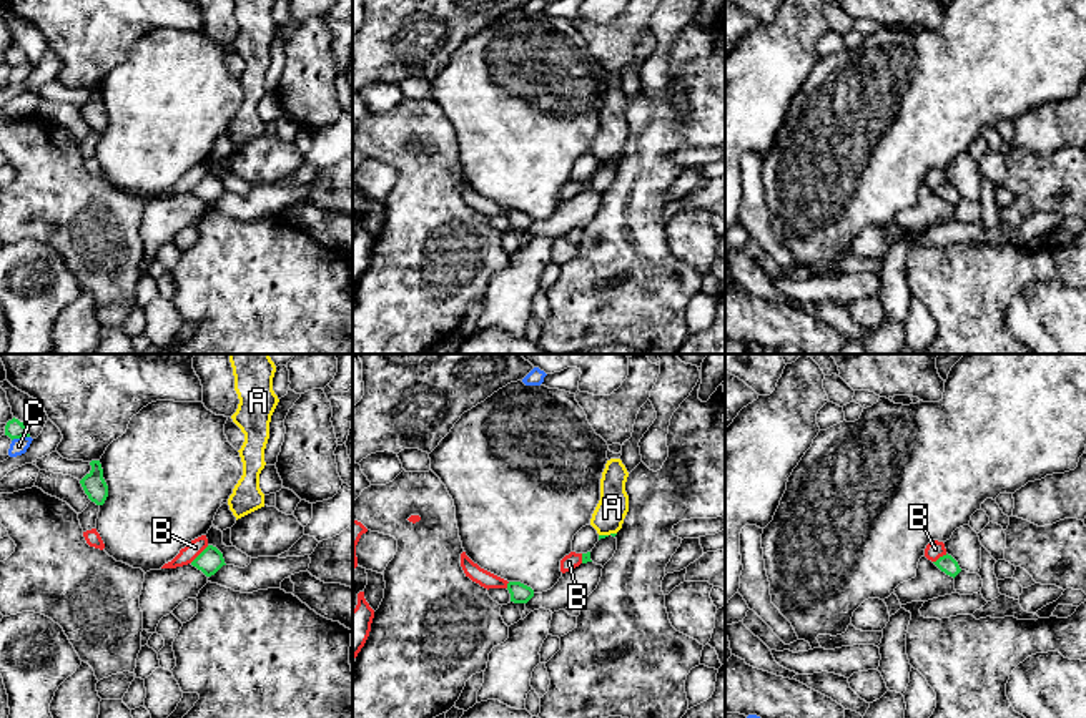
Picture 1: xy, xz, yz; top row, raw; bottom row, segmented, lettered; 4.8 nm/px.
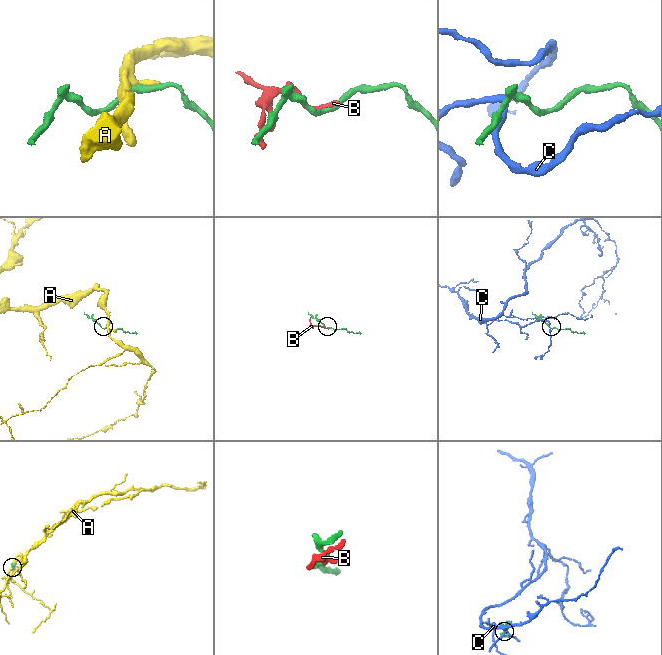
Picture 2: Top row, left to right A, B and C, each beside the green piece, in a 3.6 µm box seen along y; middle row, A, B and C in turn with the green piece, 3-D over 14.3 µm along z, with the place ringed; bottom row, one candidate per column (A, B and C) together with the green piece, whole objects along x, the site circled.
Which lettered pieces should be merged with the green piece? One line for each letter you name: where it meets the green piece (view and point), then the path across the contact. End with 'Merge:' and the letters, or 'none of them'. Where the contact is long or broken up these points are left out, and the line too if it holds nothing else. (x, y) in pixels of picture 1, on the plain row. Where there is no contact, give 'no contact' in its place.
B: contact xy (200, 181); way xy (210, 188), (200, 181), (195, 175)
Merge: B

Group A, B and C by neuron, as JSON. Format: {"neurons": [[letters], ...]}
{"neurons": [["A"], ["B"], ["C"]]}

